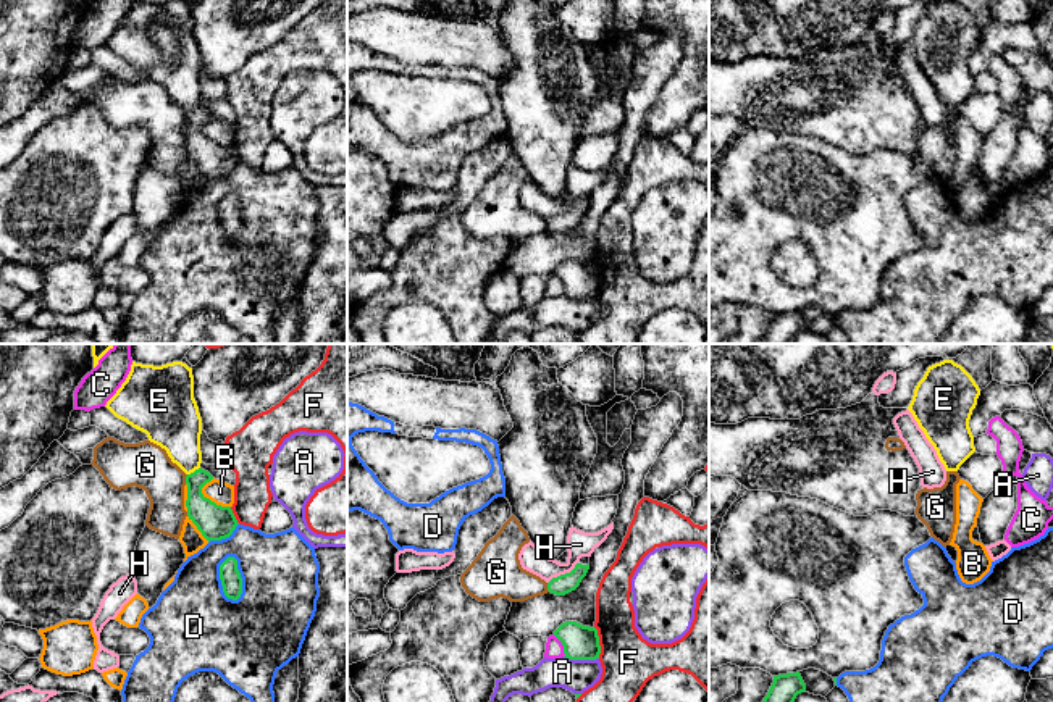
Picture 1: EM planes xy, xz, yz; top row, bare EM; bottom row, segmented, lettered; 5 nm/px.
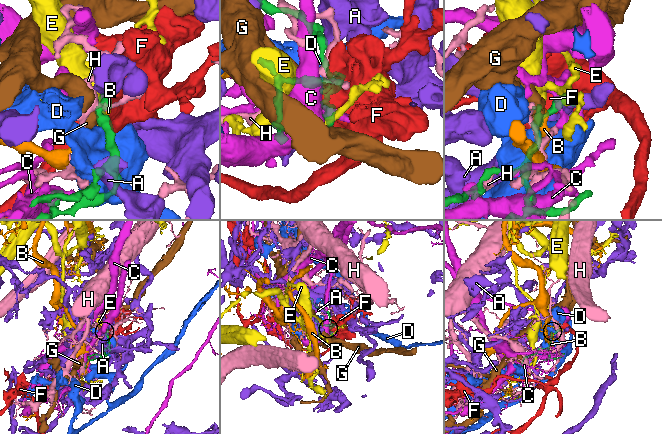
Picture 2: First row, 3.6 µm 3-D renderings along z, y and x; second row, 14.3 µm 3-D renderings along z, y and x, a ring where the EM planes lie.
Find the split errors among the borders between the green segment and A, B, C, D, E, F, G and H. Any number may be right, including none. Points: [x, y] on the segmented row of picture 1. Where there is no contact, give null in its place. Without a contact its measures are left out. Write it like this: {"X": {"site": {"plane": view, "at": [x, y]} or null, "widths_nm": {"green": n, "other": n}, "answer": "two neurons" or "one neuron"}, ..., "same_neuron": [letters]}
{"A": {"site": {"plane": "xz", "at": [582, 659]}, "widths_nm": {"green": 180, "other": 160}, "answer": "two neurons"}, "B": {"site": {"plane": "xy", "at": [213, 502]}, "widths_nm": {"green": 170, "other": 120}, "answer": "two neurons"}, "C": {"site": {"plane": "xz", "at": [562, 644]}, "widths_nm": {"green": 180, "other": 90}, "answer": "two neurons"}, "D": {"site": {"plane": "xy", "at": [239, 576]}, "widths_nm": {"green": 110, "other": 380}, "answer": "two neurons"}, "E": {"site": {"plane": "xy", "at": [194, 472]}, "widths_nm": {"green": 160, "other": 260}, "answer": "one neuron"}, "F": {"site": {"plane": "xz", "at": [598, 643]}, "widths_nm": {"green": 180, "other": 280}, "answer": "two neurons"}, "G": {"site": {"plane": "xy", "at": [186, 480]}, "widths_nm": {"green": 170, "other": 240}, "answer": "two neurons"}, "H": {"site": {"plane": "xz", "at": [562, 575]}, "widths_nm": {"green": 100, "other": 130}, "answer": "two neurons"}, "same_neuron": ["E"]}

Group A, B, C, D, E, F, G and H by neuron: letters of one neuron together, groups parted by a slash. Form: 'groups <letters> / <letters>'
groups A / B / C / D / E / F / G / H

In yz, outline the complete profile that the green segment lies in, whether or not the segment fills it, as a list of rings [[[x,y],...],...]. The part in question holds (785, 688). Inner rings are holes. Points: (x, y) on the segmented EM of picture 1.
[[[787,673],[774,676],[774,683],[762,702],[795,702],[796,696],[806,691],[806,684],[799,675]]]

